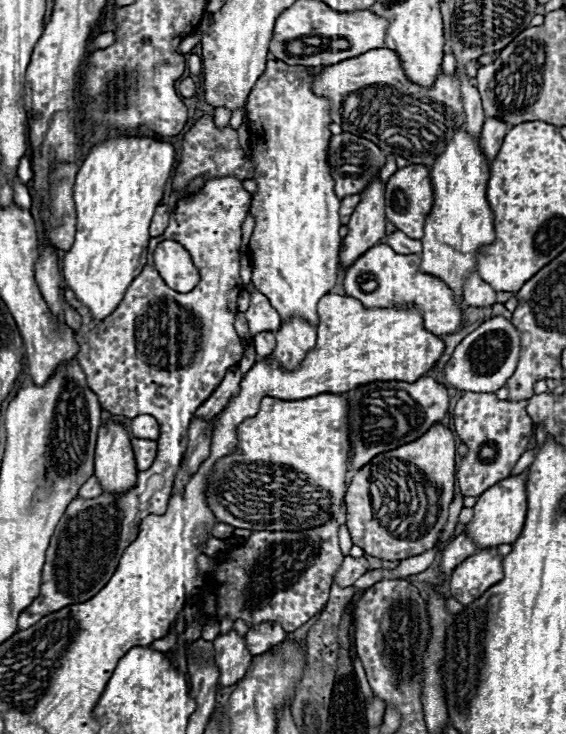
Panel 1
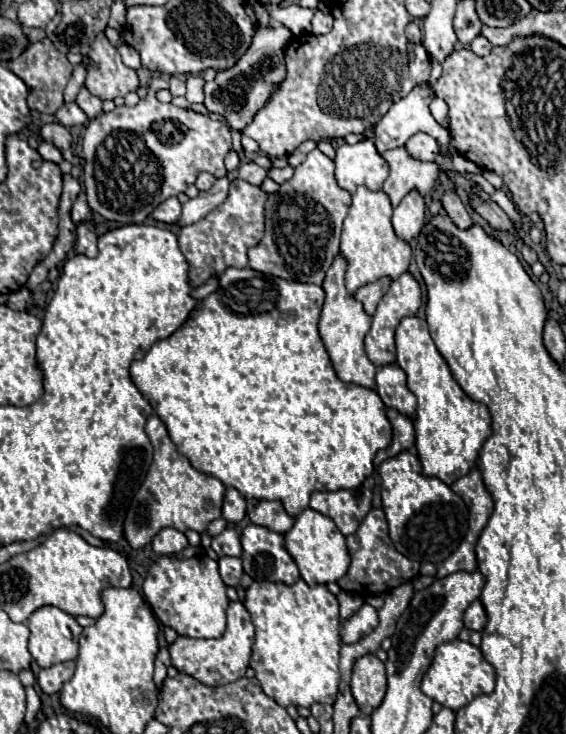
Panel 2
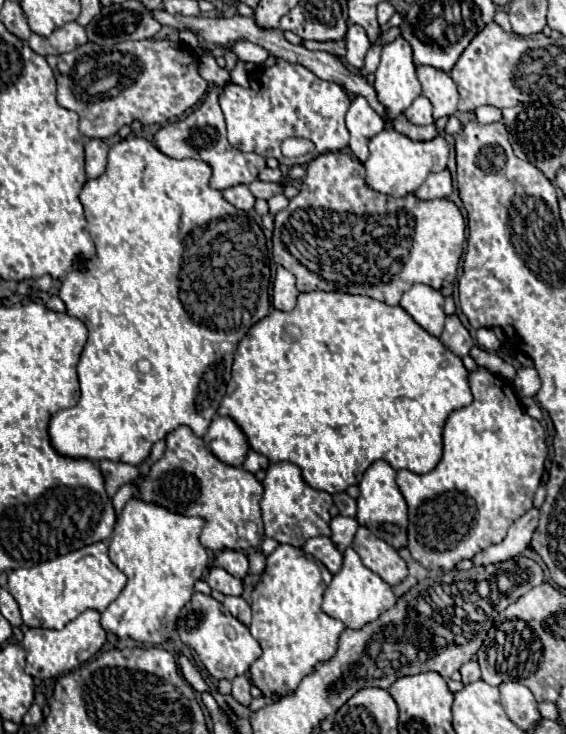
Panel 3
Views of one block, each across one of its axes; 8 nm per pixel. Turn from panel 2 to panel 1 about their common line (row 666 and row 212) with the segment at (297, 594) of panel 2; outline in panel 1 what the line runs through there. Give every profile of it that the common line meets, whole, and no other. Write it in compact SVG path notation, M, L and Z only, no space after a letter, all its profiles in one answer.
M268 62L266 72L252 88L246 102L246 118L252 130L252 156L256 162L258 190L252 198L250 212L256 218L256 226L250 238L250 250L254 256L252 282L264 292L270 304L278 310L284 322L298 316L308 324L318 324L316 304L328 294L338 278L338 256L342 246L340 230L340 198L334 194L334 180L328 166L328 144L332 132L328 130L330 100L318 98L312 92L312 72L304 66L288 66L284 62Z

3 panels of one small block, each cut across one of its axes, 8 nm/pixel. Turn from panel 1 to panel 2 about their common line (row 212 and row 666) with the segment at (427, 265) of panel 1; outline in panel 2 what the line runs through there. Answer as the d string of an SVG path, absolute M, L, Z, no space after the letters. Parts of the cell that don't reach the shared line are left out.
M456 638L452 642L444 642L436 648L434 658L422 678L420 688L426 696L430 696L444 708L458 710L460 706L466 706L476 694L490 694L492 686L494 686L494 678L496 678L494 666L486 662L482 652L476 646L472 646L470 642Z

